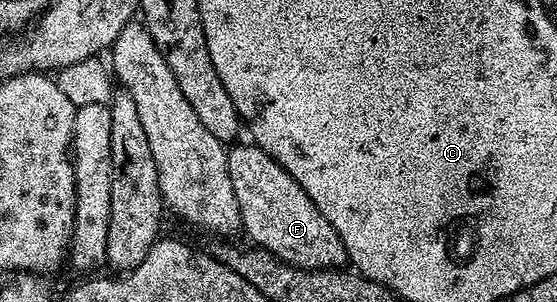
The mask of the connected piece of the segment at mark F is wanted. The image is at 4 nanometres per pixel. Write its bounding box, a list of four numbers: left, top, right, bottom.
[227,143,348,269]

